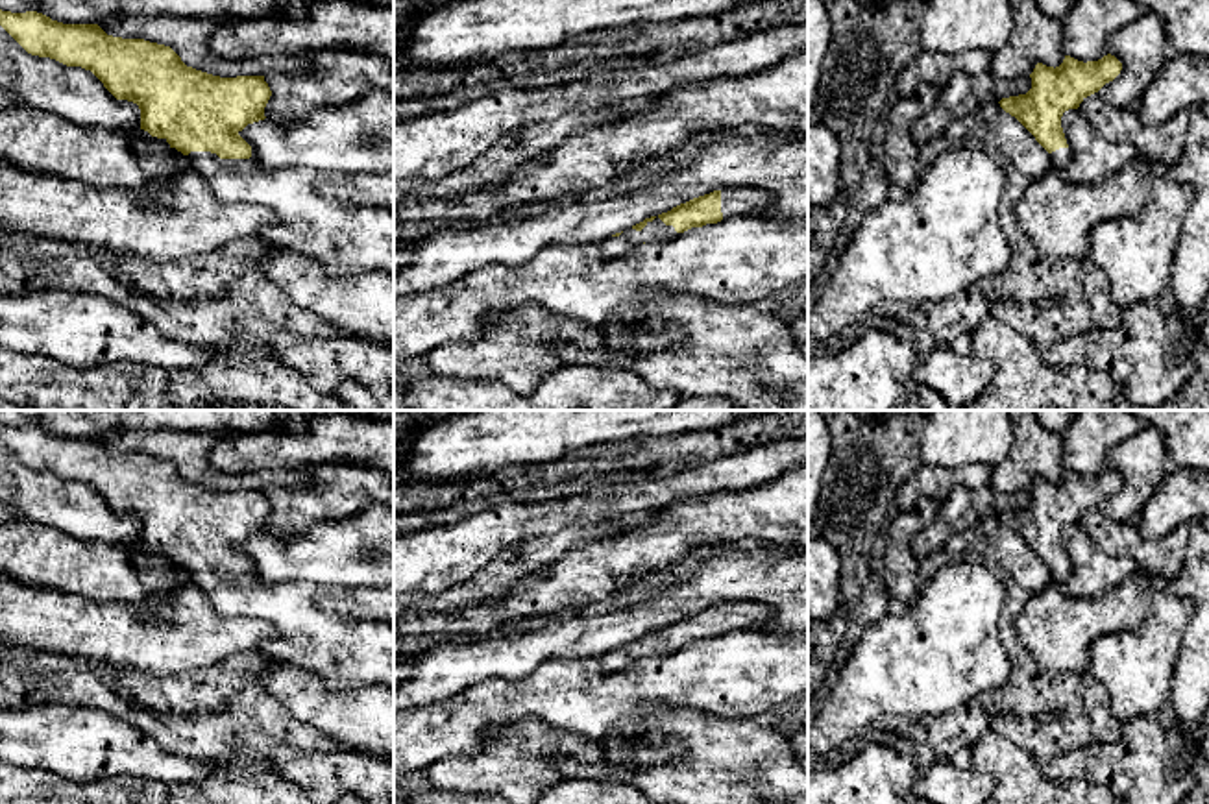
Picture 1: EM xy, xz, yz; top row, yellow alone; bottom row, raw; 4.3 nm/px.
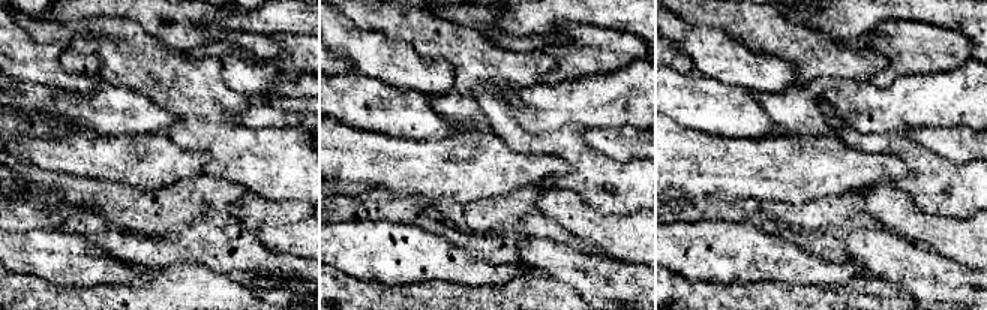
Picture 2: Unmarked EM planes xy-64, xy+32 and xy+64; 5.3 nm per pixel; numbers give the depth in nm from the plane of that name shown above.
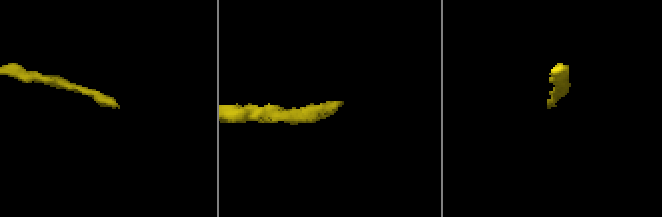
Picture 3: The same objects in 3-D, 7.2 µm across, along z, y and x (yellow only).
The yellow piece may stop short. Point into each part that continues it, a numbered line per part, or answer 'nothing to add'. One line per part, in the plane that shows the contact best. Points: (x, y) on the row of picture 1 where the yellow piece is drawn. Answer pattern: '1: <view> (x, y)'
1: xy (342, 239)

